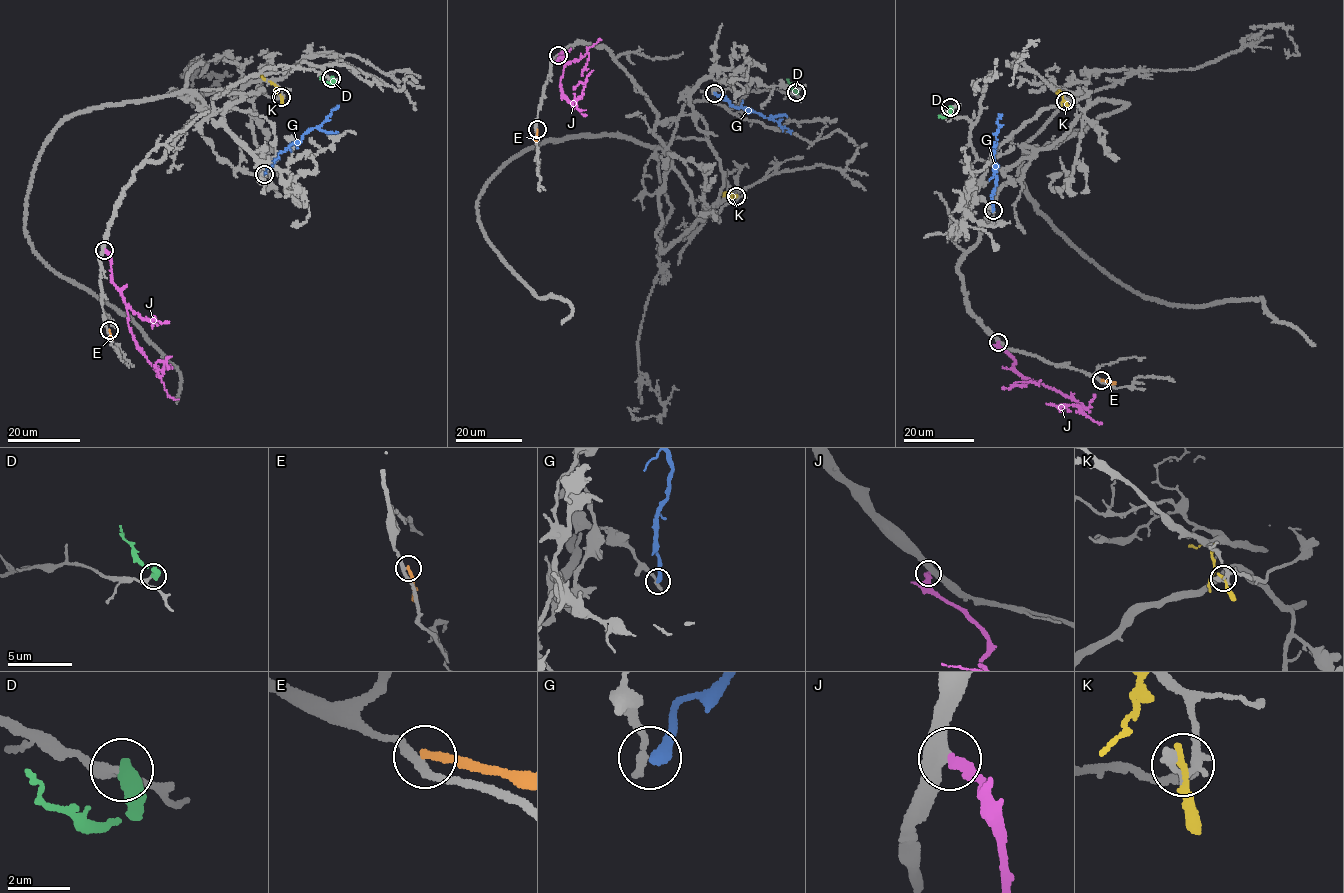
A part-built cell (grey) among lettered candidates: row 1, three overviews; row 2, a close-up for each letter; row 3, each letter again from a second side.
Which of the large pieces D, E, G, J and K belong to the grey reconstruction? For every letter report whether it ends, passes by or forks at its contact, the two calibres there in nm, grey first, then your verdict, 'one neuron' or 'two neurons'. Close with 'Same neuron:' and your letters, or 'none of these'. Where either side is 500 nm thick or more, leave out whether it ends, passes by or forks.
D: 240/500 nm | two neurons
E: it ends | 280/240 nm | two neurons
G: it ends | 300/380 nm | two neurons
J: it ends | 400/360 nm | one neuron
K: it ends | 280/280 nm | two neurons
Same neuron: J

